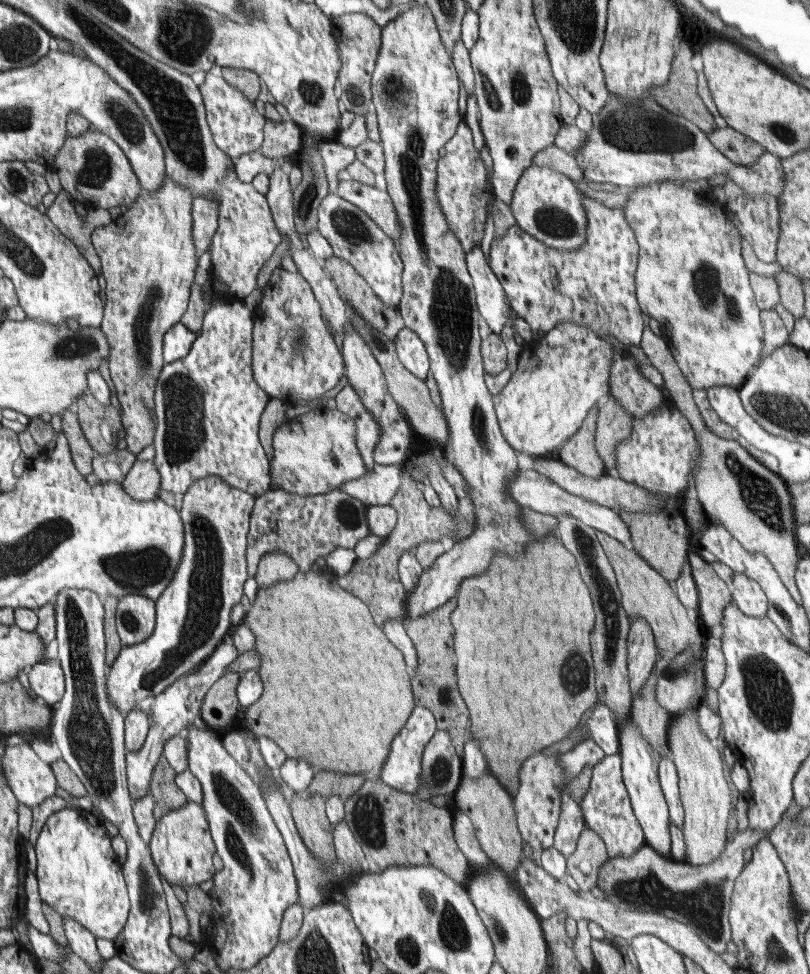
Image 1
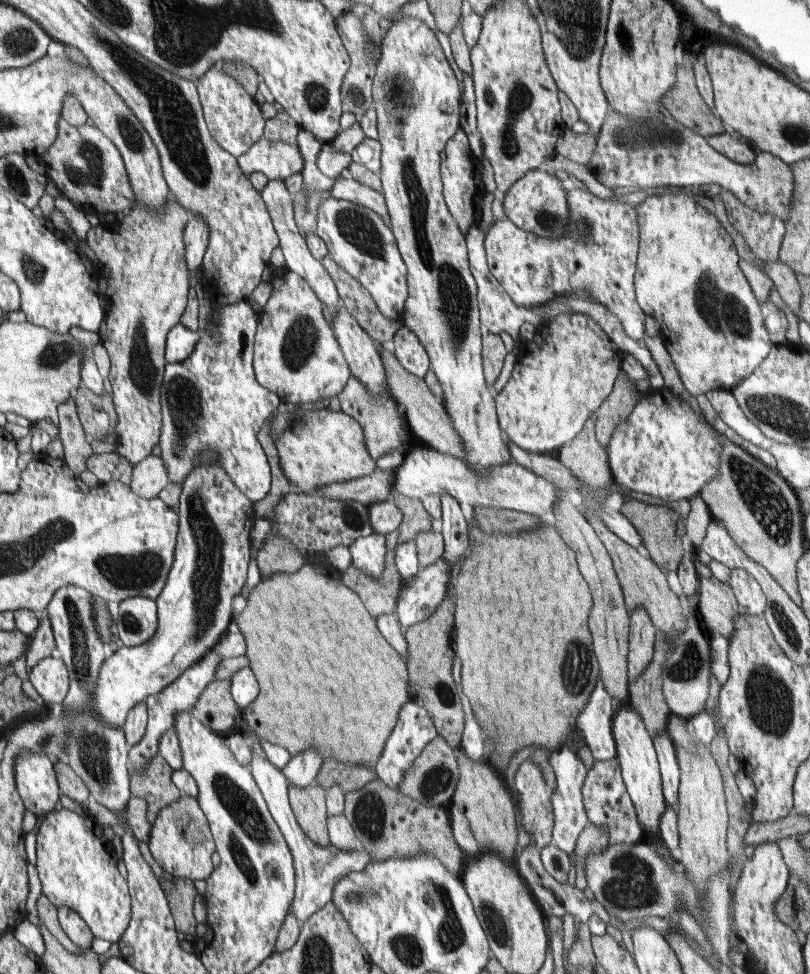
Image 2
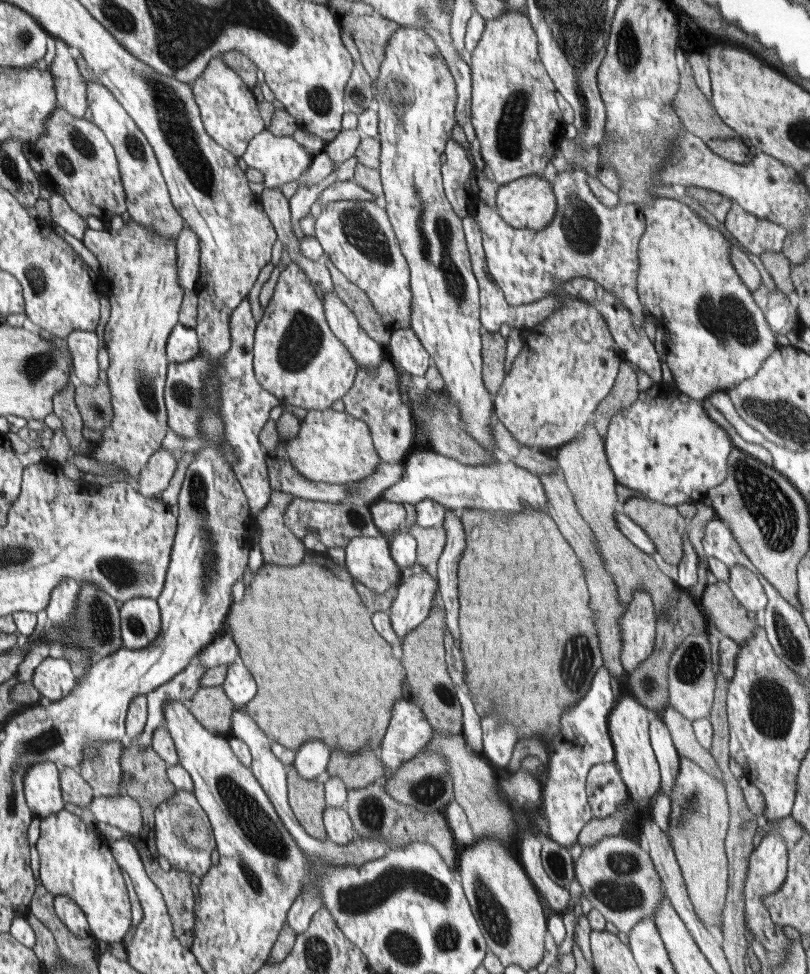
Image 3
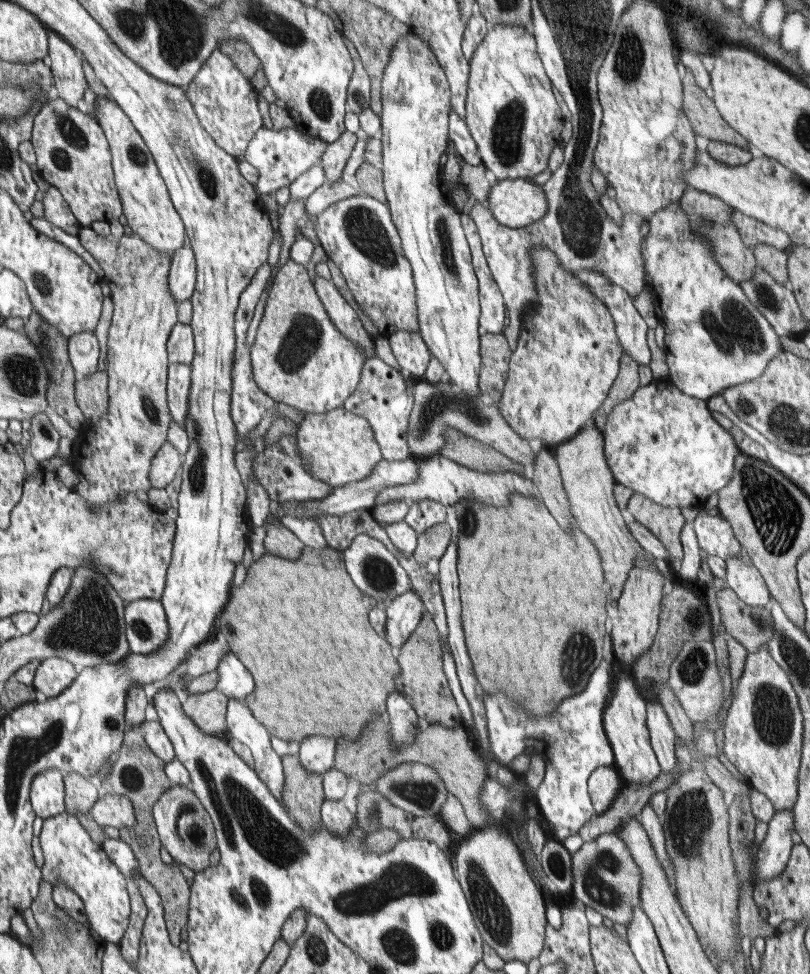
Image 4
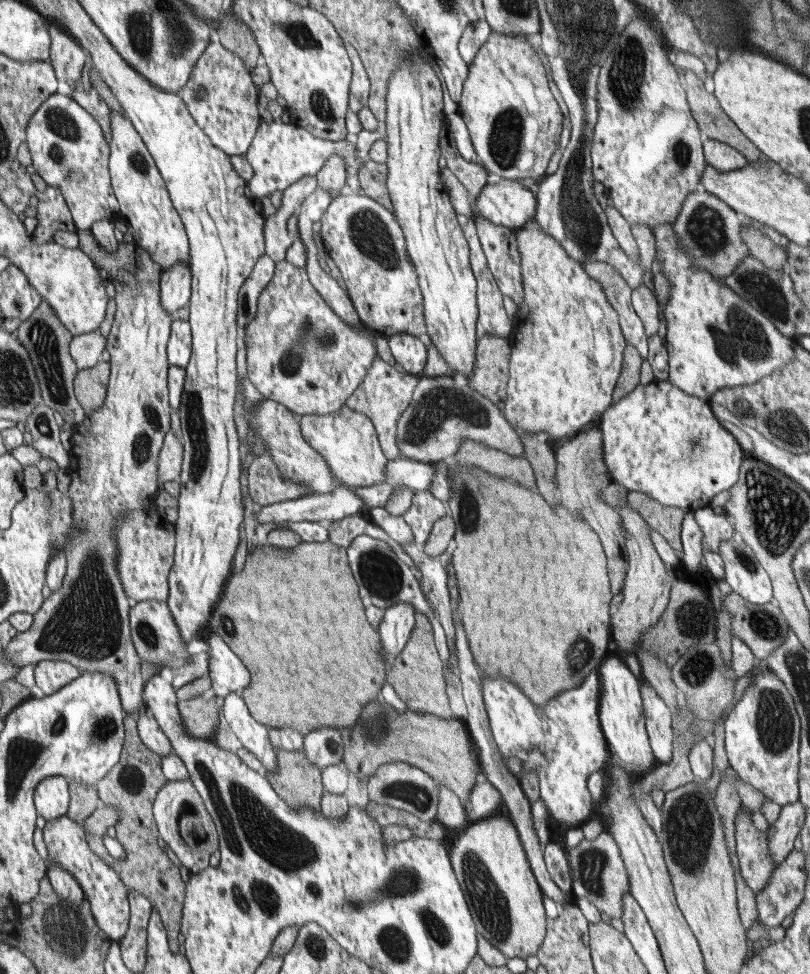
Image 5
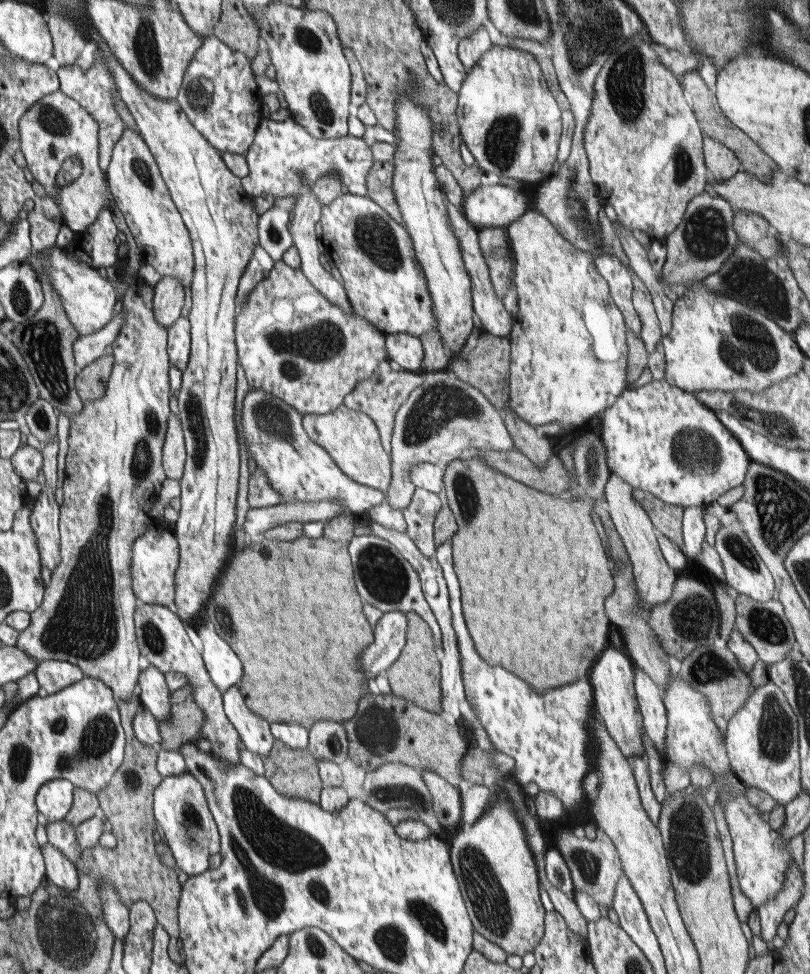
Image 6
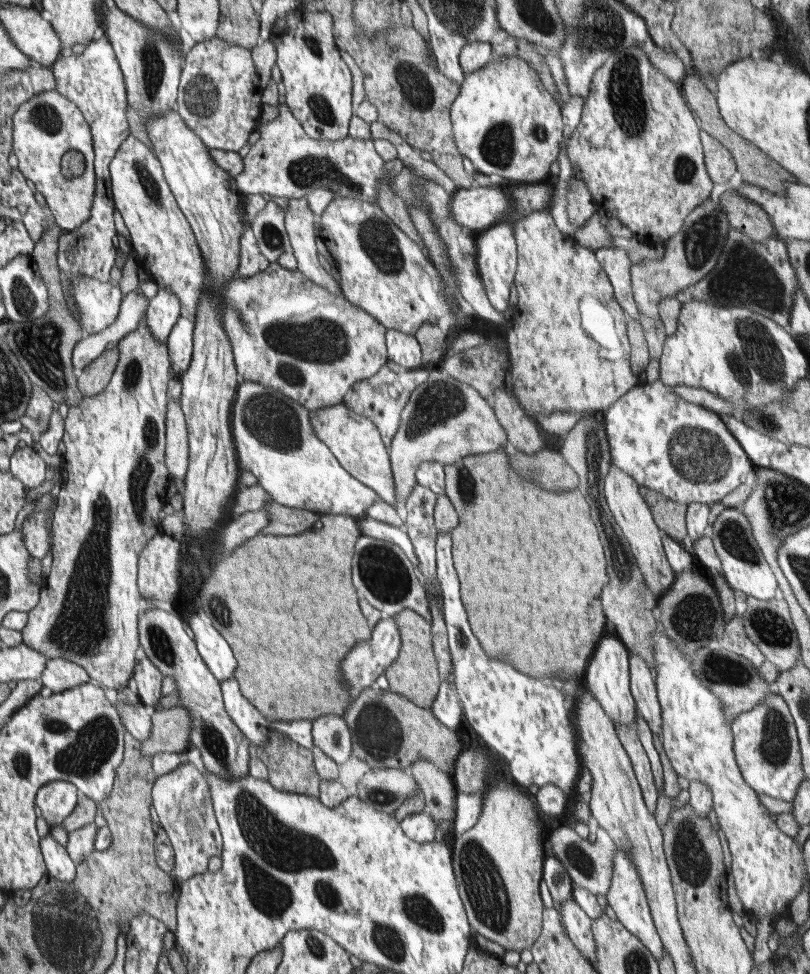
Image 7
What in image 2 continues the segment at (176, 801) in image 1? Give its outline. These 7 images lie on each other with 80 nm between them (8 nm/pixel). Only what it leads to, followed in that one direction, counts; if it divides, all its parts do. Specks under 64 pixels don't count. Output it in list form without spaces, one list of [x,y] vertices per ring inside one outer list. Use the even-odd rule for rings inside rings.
[[[160,754],[150,758],[142,772],[129,770],[131,794],[146,800],[148,822],[152,825],[162,809],[182,796],[179,787],[171,781],[173,772]]]

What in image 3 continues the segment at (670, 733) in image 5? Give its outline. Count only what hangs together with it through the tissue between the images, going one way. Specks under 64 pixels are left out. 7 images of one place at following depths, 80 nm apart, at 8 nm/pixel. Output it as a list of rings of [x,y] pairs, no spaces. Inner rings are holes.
[[[650,717],[649,738],[661,773],[661,790],[669,796],[678,778],[680,756],[663,717]]]

